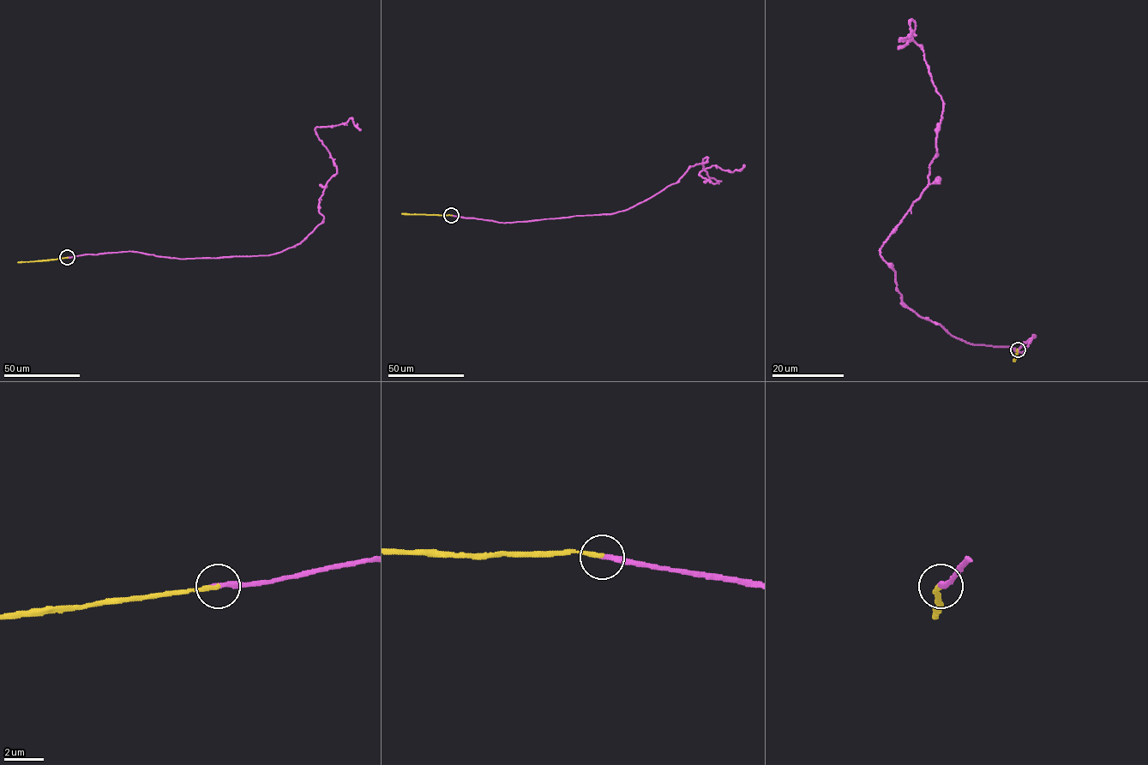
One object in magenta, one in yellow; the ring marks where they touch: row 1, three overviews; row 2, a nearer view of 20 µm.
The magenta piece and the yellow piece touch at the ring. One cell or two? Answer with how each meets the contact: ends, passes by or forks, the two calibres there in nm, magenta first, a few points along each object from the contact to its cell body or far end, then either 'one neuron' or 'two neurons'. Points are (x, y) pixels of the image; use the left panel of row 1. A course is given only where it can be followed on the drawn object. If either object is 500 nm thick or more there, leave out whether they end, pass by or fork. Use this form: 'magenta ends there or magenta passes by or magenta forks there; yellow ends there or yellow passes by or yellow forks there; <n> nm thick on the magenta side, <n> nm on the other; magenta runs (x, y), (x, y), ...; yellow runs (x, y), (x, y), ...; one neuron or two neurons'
magenta ends there; yellow ends there; 280 nm thick on the magenta side, 220 nm on the other; magenta runs (68, 257), (216, 258), (291, 248), (322, 221), (319, 199), (337, 173), (315, 128), (351, 118), (360, 130); yellow runs (68, 257), (18, 262); one neuron

